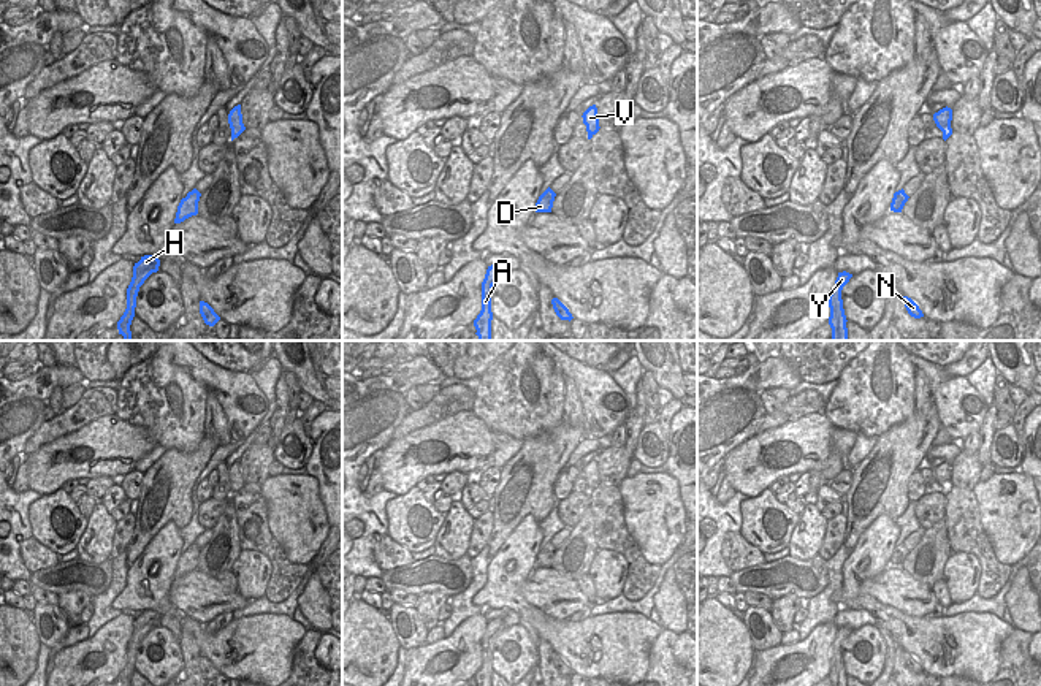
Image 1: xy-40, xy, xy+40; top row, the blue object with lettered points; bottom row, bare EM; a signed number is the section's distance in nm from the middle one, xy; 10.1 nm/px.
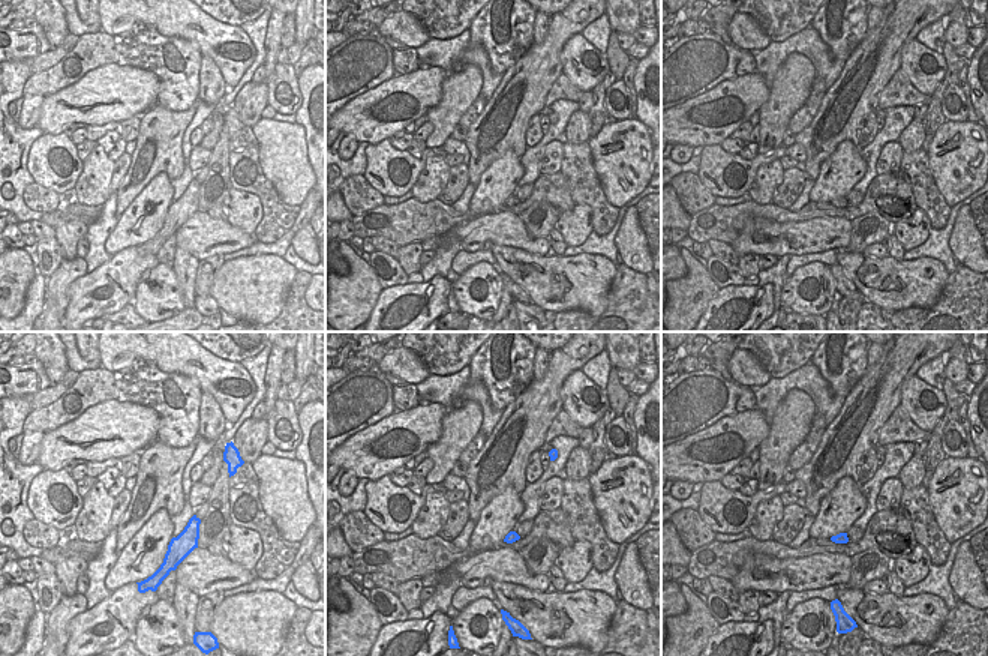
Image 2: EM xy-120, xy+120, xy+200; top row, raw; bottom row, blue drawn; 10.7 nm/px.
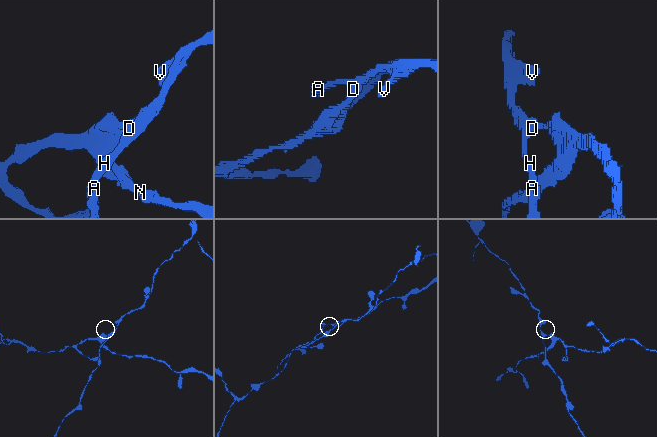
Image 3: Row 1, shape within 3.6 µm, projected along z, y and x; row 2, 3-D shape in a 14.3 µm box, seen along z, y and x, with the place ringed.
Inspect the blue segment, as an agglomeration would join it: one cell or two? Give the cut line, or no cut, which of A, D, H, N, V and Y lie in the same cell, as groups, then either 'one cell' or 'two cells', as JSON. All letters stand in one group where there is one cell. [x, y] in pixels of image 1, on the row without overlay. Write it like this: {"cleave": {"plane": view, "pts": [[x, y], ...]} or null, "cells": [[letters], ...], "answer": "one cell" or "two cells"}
{"cleave": {"plane": "xy+40", "pts": [[894, 550], [903, 560]]}, "cells": [["A", "D", "H", "V", "Y"], ["N"]], "answer": "two cells"}

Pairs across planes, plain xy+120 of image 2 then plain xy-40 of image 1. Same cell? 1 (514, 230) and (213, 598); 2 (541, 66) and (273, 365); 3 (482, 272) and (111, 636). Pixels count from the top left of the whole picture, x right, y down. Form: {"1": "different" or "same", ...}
{"1": "same", "2": "different", "3": "different"}

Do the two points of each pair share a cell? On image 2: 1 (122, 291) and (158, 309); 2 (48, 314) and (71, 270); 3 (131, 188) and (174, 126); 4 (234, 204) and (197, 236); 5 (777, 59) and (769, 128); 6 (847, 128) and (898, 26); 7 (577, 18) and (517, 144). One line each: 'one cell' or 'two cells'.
1: two cells
2: one cell
3: one cell
4: two cells
5: two cells
6: one cell
7: one cell

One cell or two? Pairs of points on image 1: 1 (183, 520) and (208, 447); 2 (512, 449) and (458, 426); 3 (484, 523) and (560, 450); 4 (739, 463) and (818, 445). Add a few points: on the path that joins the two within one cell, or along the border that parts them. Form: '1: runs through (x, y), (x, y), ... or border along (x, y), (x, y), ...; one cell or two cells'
1: runs through (181, 503), (181, 476), (192, 464); one cell
2: border along (496, 434), (496, 449), (488, 457), (482, 471); two cells
3: border along (493, 514), (493, 529), (487, 544); two cells
4: runs through (758, 445), (775, 439), (791, 439), (799, 445); one cell

